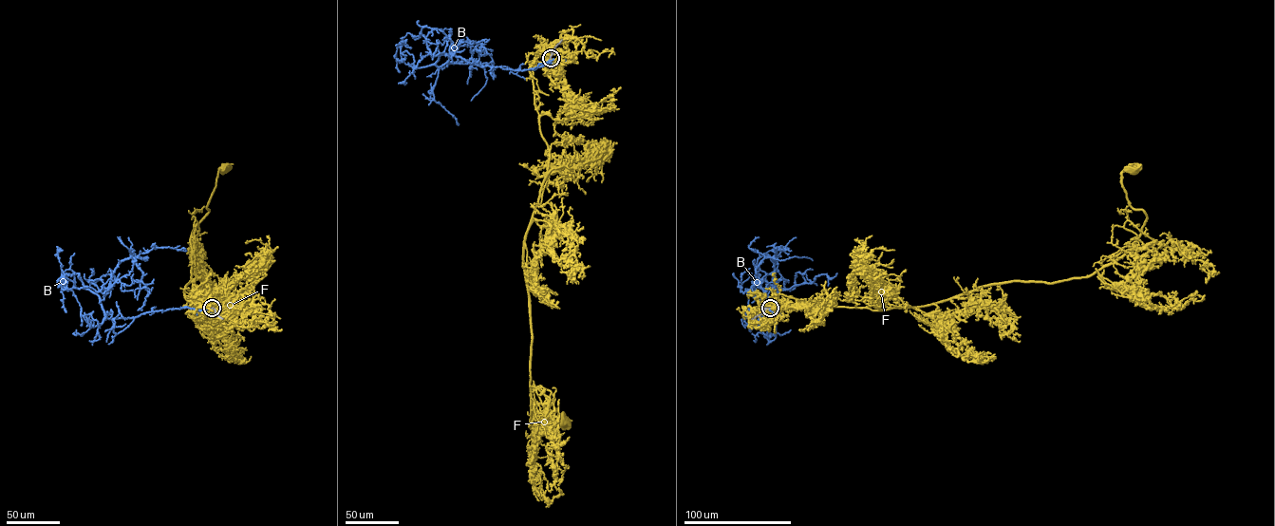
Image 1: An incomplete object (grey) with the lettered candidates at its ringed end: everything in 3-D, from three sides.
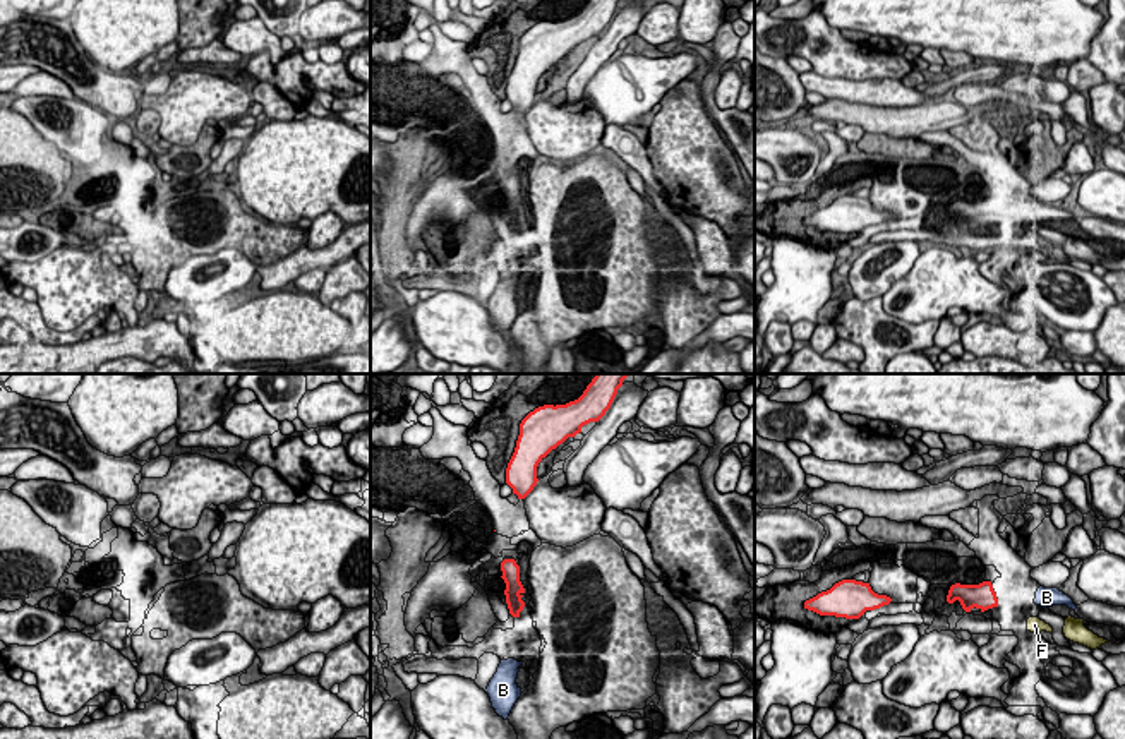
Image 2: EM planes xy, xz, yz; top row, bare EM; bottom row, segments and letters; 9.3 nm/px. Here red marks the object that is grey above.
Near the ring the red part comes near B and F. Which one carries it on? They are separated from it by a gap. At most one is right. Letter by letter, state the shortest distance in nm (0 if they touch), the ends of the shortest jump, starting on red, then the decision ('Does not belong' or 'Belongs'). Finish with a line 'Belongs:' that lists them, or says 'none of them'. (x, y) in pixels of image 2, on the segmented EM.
B: Distance 360 nm. Across: yz (997, 599), (1034, 599). Belongs
F: Distance 320 nm. Across: yz (997, 606), (1028, 619). Does not belong
Belongs: B

